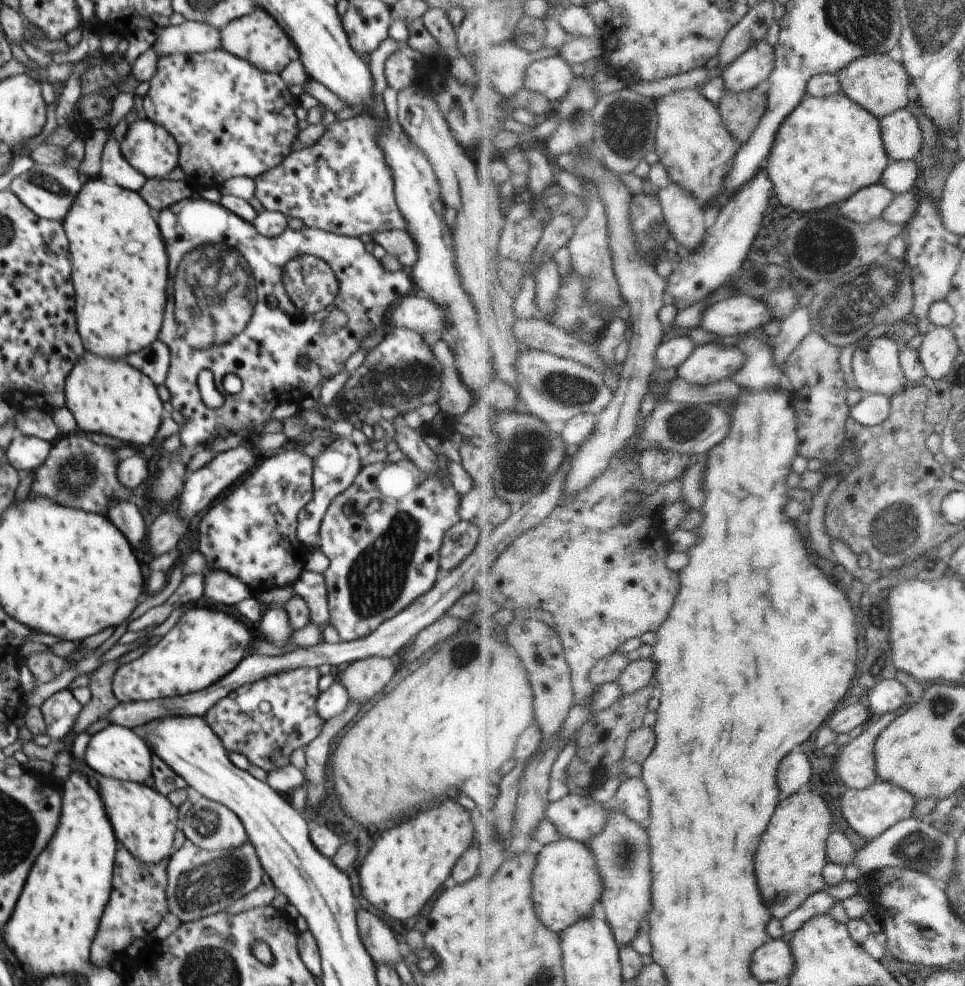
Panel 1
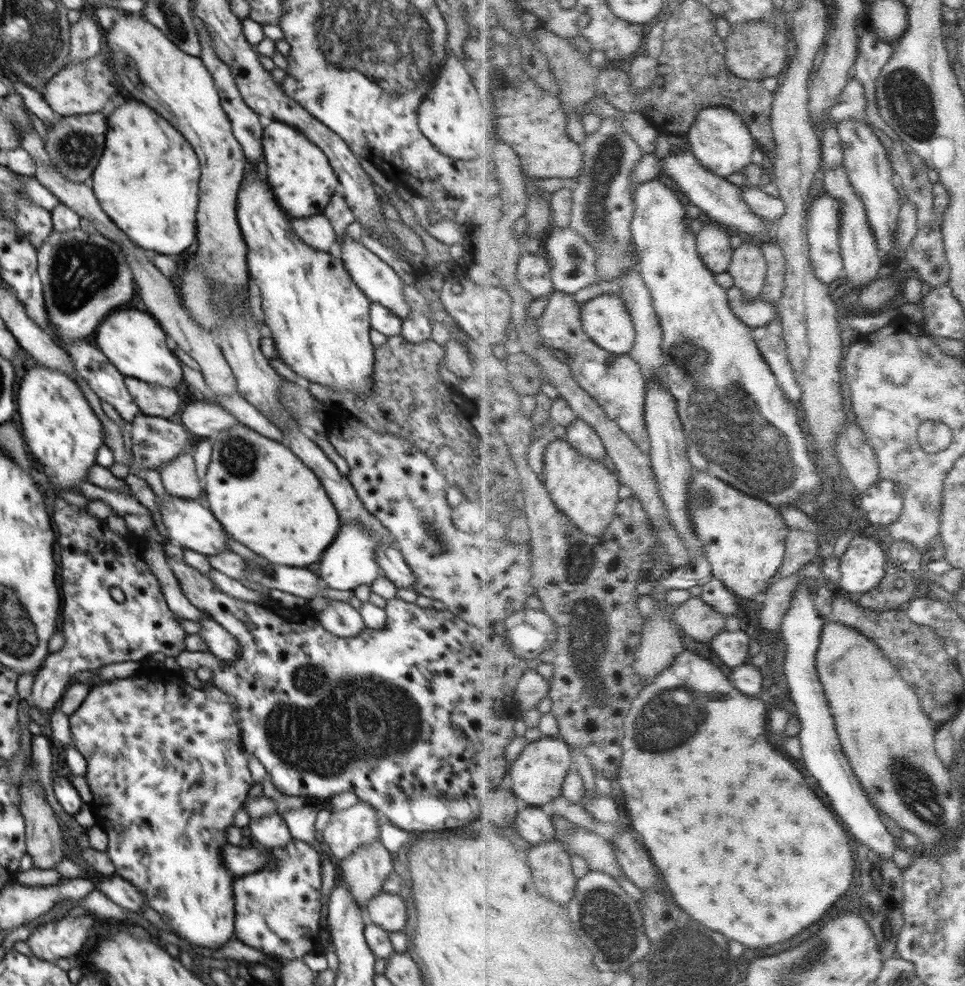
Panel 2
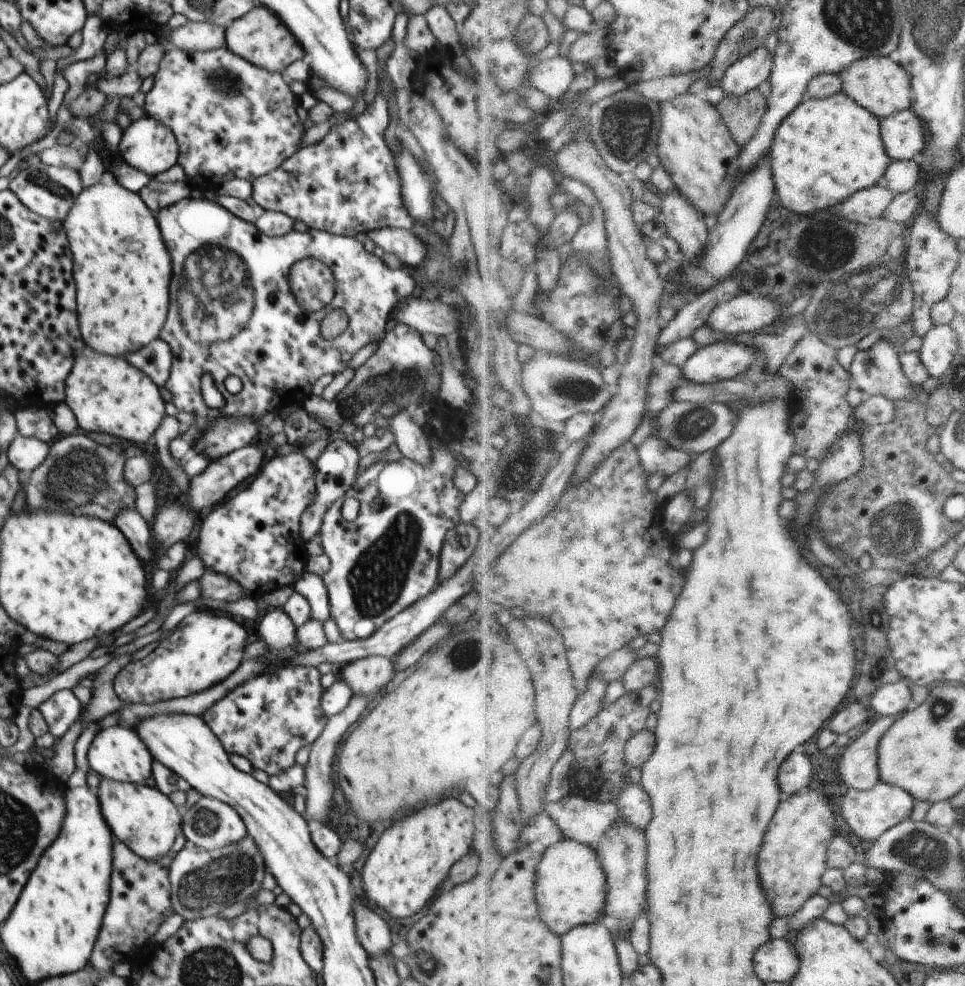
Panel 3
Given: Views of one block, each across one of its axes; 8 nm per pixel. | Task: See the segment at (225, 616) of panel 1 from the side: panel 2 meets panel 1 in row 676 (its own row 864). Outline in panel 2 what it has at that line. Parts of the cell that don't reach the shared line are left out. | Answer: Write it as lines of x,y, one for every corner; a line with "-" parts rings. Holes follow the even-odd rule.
159,667
149,672
141,671
126,678
113,678
94,685
80,707
69,715
72,731
72,745
84,756
88,769
85,774
86,782
93,794
93,799
88,806
95,817
95,825
102,828
108,836
107,856
116,867
116,875
136,887
162,920
177,932
182,939
190,945
208,949
220,949
235,936
235,902
234,881
228,867
223,863
226,841
226,828
234,826
234,817
237,811
244,806
248,791
254,781
248,770
248,758
241,748
240,727
234,720
234,708
226,693
216,688
213,684
205,684
195,688
186,683
182,677
183,669
170,670

